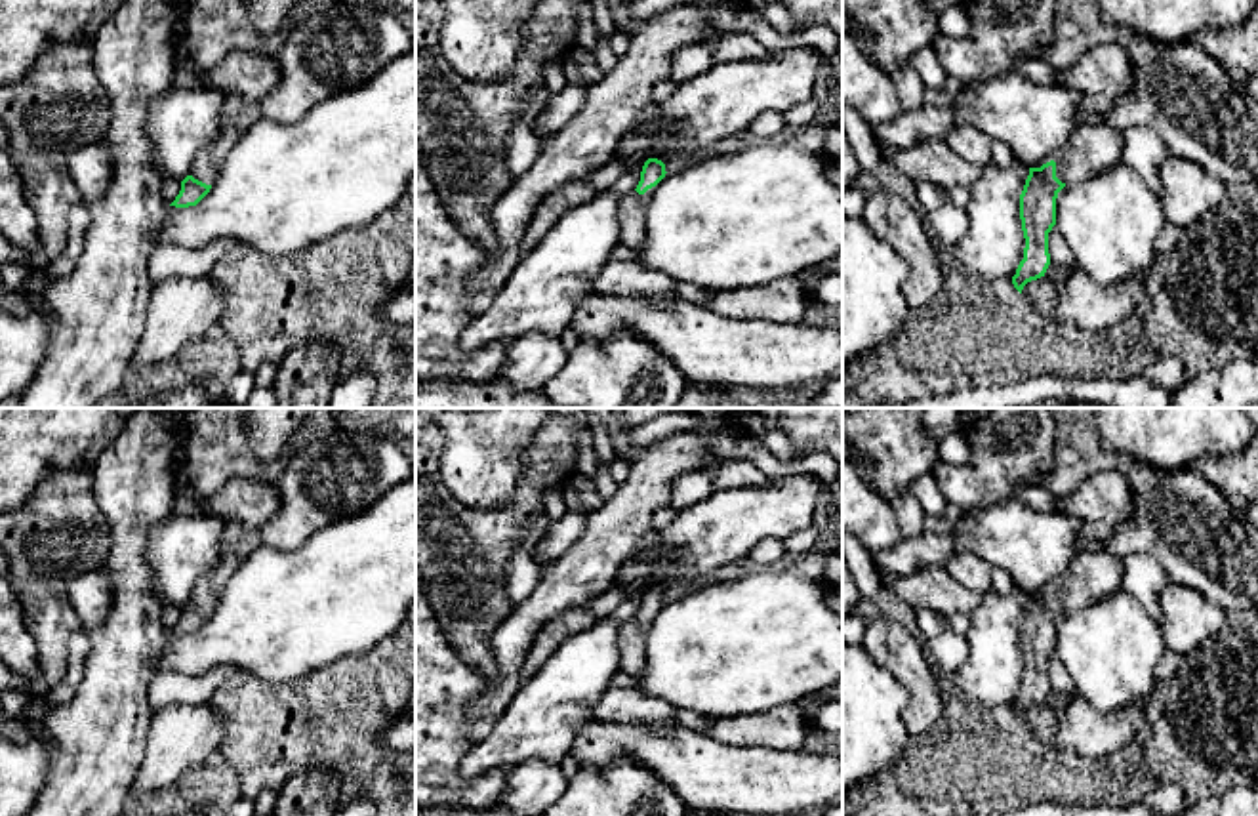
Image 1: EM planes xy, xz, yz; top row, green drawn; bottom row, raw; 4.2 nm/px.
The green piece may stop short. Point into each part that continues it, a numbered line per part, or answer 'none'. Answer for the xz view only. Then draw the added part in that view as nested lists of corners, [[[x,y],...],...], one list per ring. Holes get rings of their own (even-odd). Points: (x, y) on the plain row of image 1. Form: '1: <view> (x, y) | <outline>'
1: xz (631, 641) | [[[633,618],[618,635],[619,669],[640,681],[646,675],[646,631],[644,622]]]

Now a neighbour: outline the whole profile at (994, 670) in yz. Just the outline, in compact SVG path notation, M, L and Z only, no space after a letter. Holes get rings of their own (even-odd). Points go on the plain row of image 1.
M987 591L968 614L966 660L955 671L955 683L970 700L989 707L1012 707L1024 686L1025 665L1020 646L1020 622L1029 595Z

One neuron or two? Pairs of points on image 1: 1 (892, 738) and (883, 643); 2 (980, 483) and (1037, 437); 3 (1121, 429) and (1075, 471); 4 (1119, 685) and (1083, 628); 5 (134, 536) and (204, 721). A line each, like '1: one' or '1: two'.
1: two
2: one
3: two
4: one
5: two

